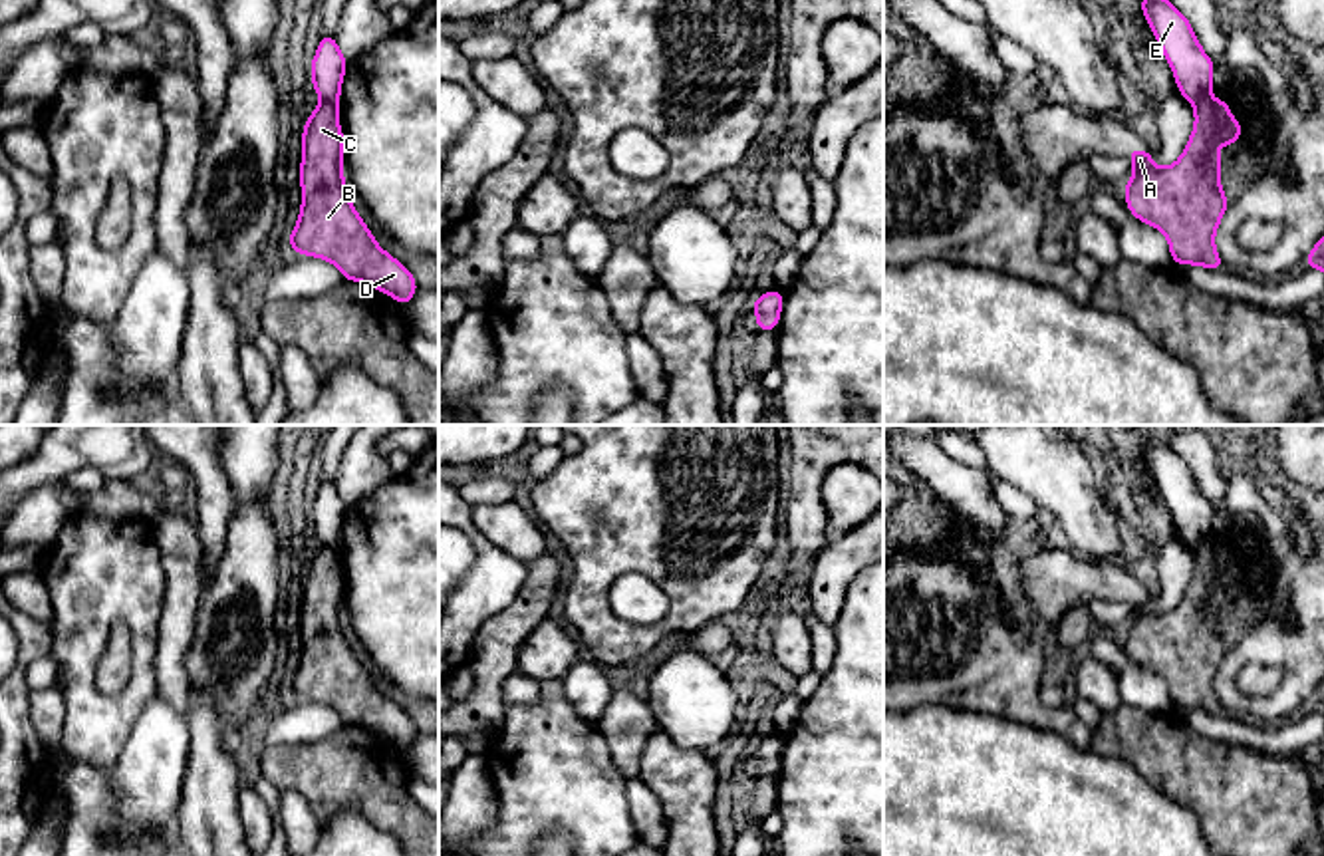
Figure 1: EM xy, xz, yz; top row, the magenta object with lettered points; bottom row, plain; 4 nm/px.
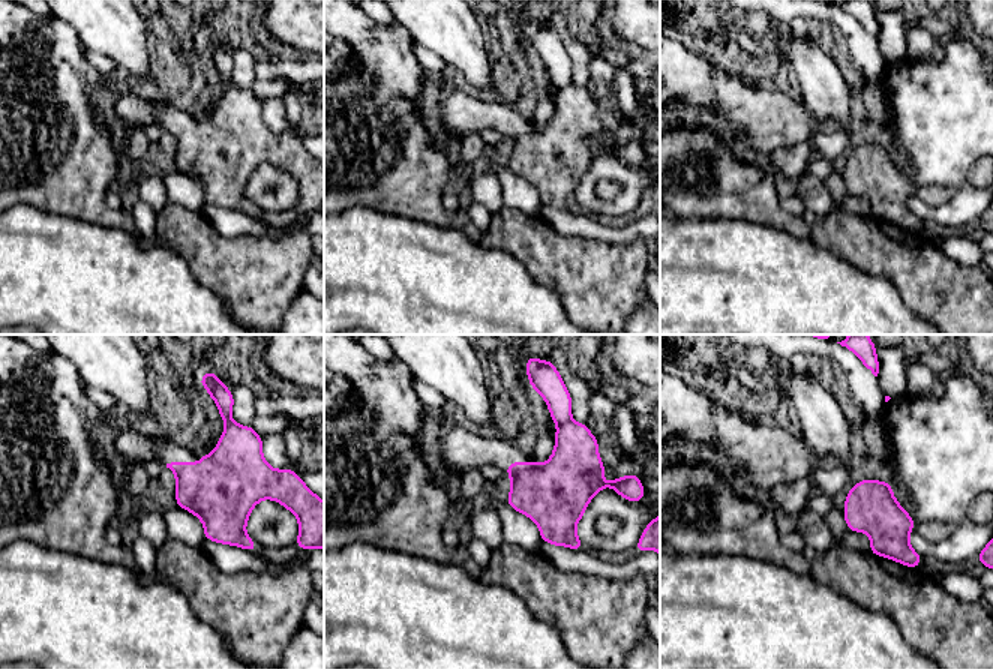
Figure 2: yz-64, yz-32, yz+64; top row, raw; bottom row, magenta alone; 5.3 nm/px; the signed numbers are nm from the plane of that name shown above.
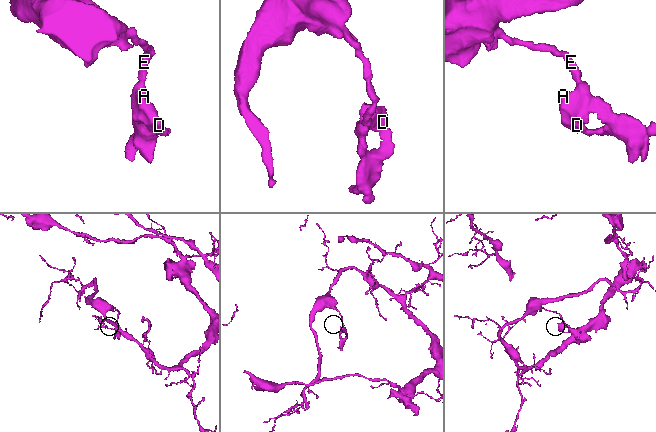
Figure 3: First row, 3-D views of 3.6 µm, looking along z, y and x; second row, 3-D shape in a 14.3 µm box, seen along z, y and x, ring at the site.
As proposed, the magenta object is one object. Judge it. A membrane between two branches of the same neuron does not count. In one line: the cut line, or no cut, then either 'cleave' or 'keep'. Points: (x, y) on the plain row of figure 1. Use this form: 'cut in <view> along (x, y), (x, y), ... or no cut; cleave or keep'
cut in xy along (322, 543), (338, 549); cleave

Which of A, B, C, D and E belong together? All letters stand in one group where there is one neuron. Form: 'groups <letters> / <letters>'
groups A B C D / E

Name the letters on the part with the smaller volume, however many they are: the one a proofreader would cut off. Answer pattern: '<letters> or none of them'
A, B, C, D

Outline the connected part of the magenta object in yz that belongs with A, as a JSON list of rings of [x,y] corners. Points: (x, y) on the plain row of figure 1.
[[[1201,542],[1193,548],[1195,570],[1181,602],[1169,612],[1155,612],[1147,594],[1129,594],[1133,620],[1124,630],[1125,651],[1141,667],[1161,675],[1167,681],[1173,711],[1191,709],[1209,715],[1223,715],[1225,709],[1215,693],[1217,671],[1229,653],[1219,616],[1223,608],[1217,594],[1235,590],[1243,582],[1241,568],[1231,560],[1231,550],[1217,542]]]

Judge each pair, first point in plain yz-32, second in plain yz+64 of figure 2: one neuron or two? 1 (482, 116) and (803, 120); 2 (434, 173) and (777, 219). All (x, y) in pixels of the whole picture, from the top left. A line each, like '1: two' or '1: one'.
1: one
2: one

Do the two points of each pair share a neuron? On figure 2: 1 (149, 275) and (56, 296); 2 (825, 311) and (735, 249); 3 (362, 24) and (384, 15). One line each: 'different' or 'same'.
1: same
2: same
3: different

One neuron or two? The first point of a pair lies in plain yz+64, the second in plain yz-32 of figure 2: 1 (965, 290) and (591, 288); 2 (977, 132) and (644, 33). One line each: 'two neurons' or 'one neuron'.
1: one neuron
2: two neurons

